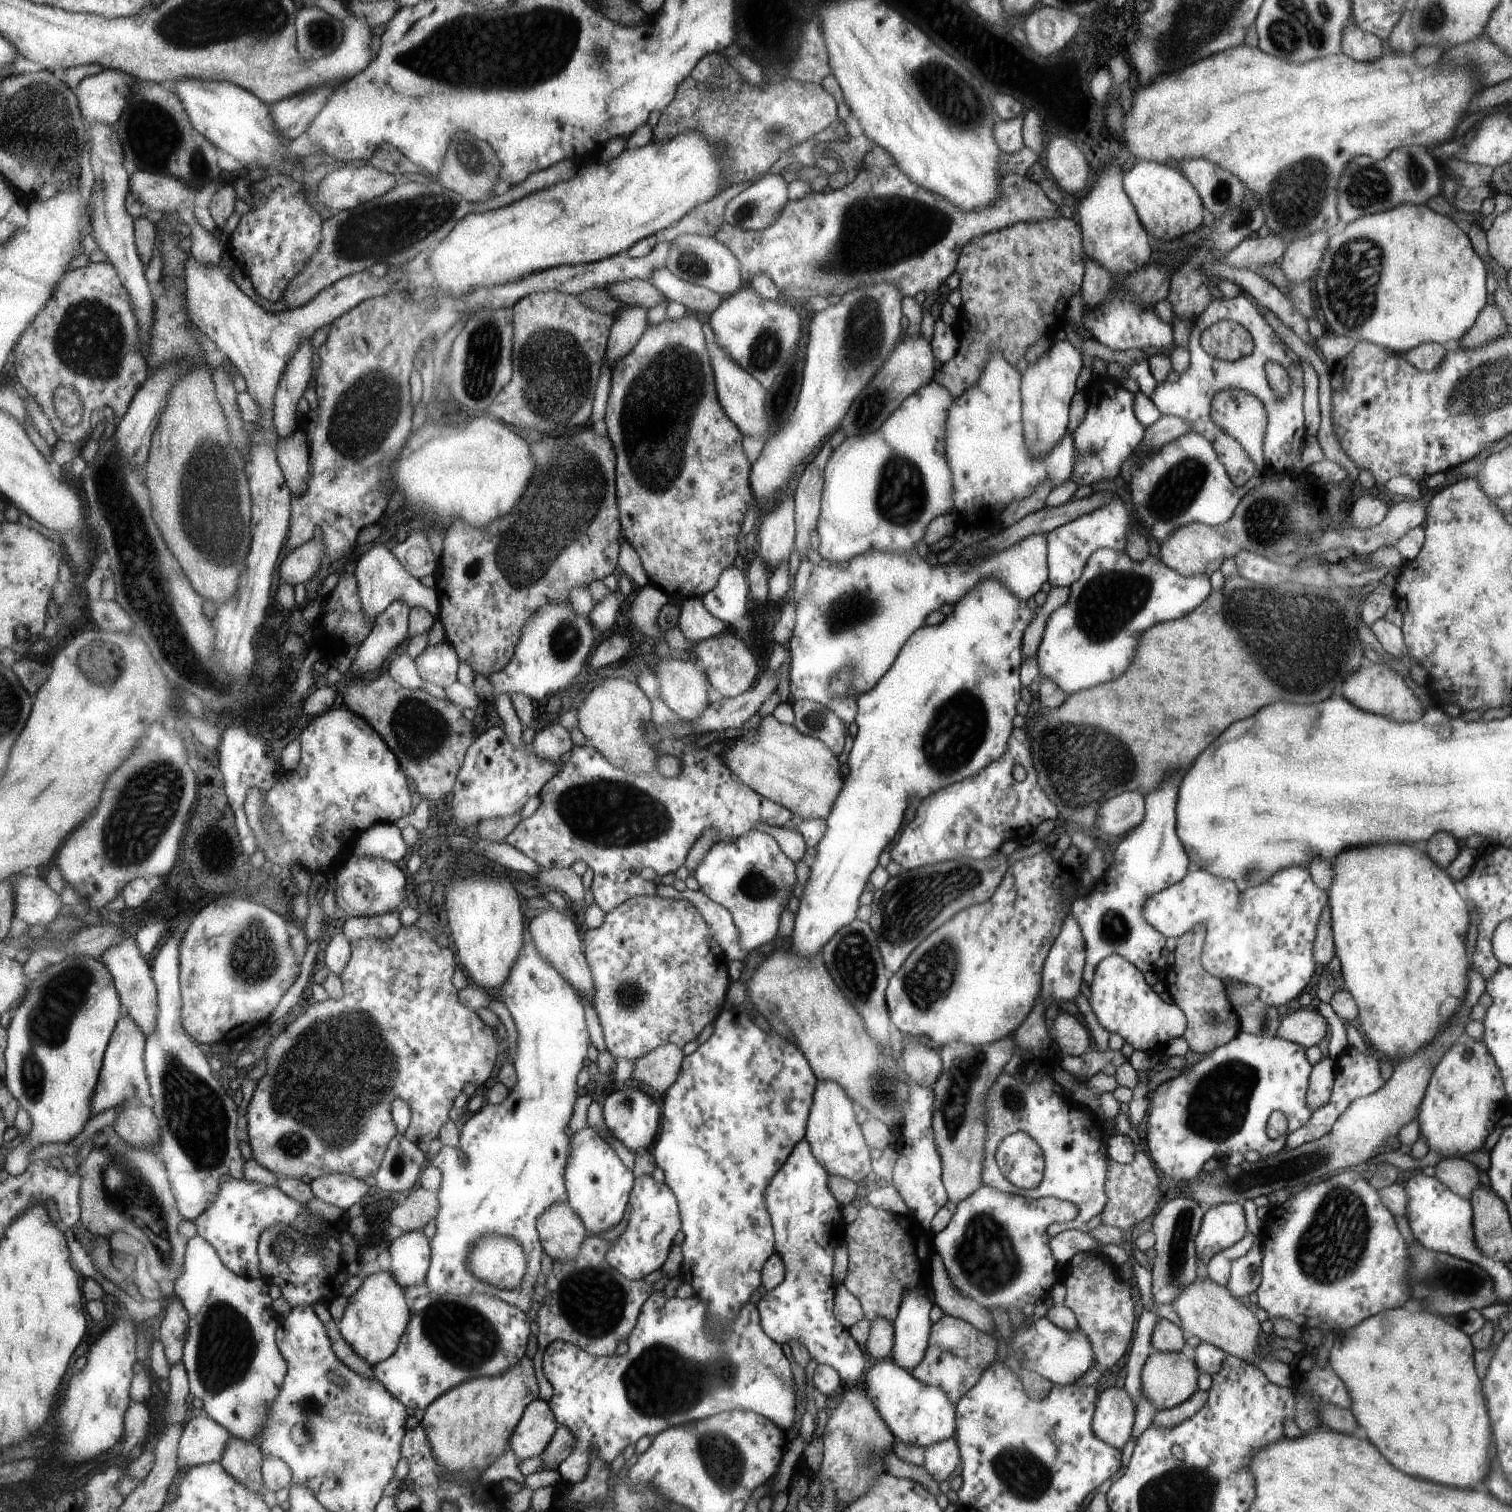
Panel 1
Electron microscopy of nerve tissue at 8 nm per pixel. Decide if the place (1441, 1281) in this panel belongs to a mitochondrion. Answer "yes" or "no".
yes

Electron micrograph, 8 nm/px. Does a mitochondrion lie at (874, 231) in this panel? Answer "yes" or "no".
yes

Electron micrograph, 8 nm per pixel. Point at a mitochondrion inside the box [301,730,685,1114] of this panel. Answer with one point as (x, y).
(602, 814)

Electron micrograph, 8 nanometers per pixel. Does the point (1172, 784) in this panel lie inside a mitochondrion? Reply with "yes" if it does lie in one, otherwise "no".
no

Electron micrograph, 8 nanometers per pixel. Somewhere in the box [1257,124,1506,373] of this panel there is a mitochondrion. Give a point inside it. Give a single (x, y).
(1353, 279)

